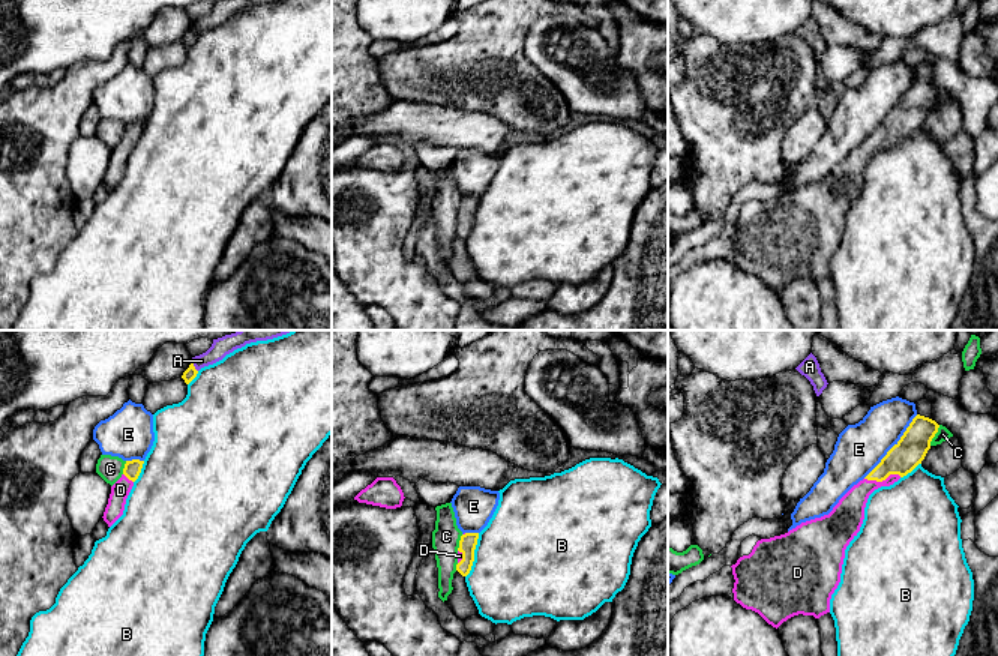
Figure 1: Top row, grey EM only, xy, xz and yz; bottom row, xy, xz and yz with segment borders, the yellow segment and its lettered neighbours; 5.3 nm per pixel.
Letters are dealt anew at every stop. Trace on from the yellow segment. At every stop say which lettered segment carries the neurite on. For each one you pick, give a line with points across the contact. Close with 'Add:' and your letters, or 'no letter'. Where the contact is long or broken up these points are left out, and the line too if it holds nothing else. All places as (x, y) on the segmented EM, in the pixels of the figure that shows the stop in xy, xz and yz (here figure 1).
D: way yz (902, 458), (883, 479), (874, 481), (850, 511)
Add: D

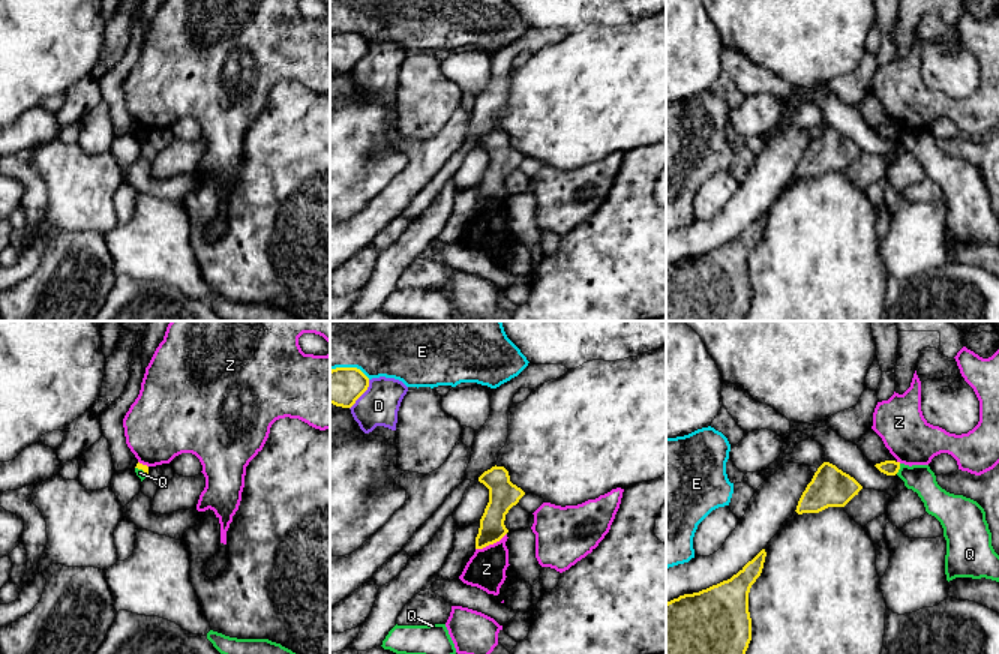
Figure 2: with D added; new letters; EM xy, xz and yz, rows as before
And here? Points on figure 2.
Add: no letter

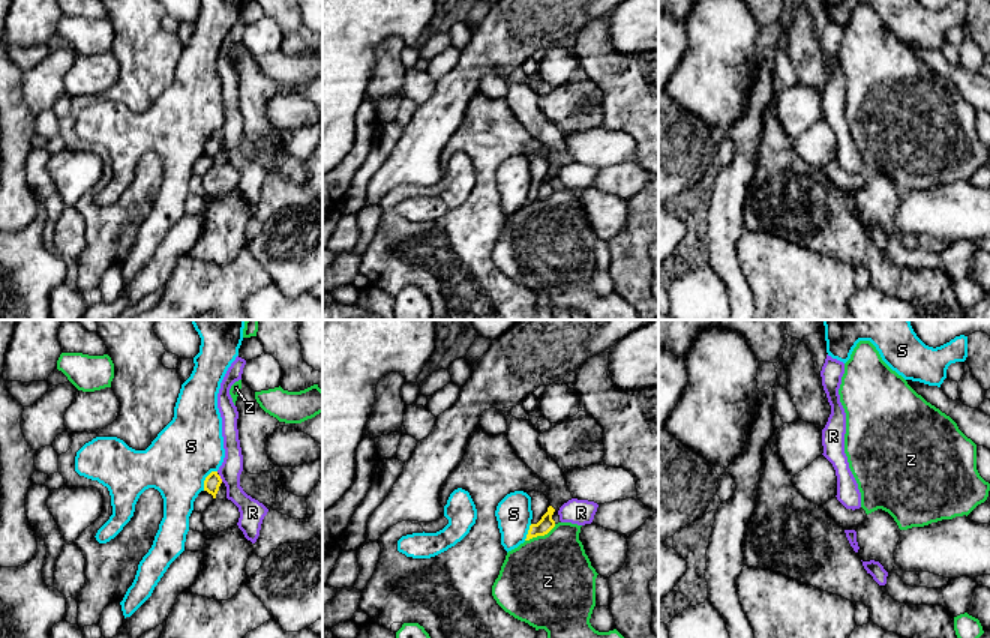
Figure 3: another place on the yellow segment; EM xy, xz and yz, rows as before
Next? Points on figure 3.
Add: no letter

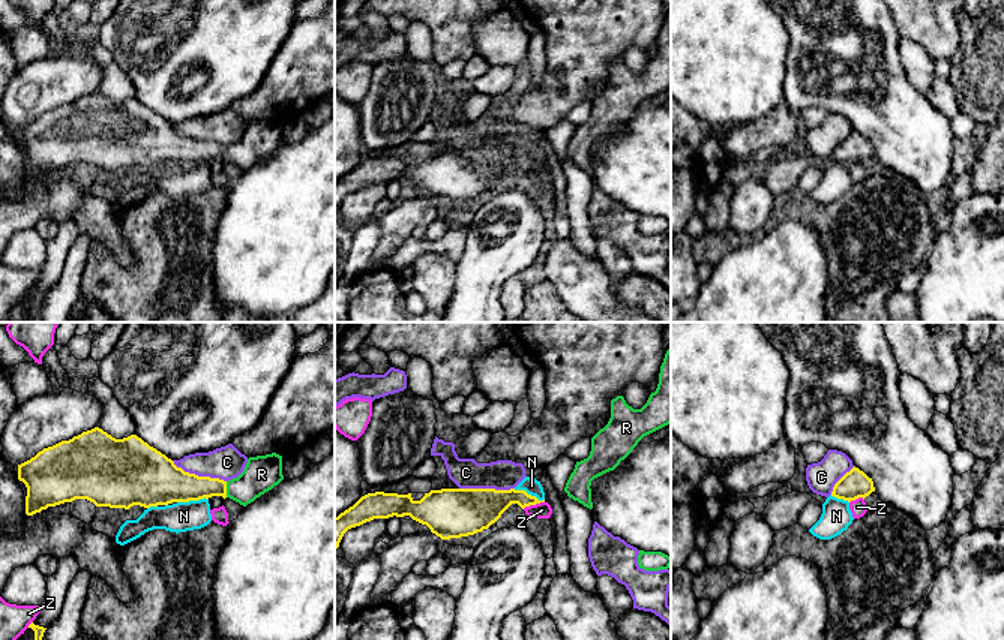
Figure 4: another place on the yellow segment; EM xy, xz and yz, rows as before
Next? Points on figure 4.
R: way xy (179, 486), (225, 489), (245, 489), (261, 474)
Add: R

